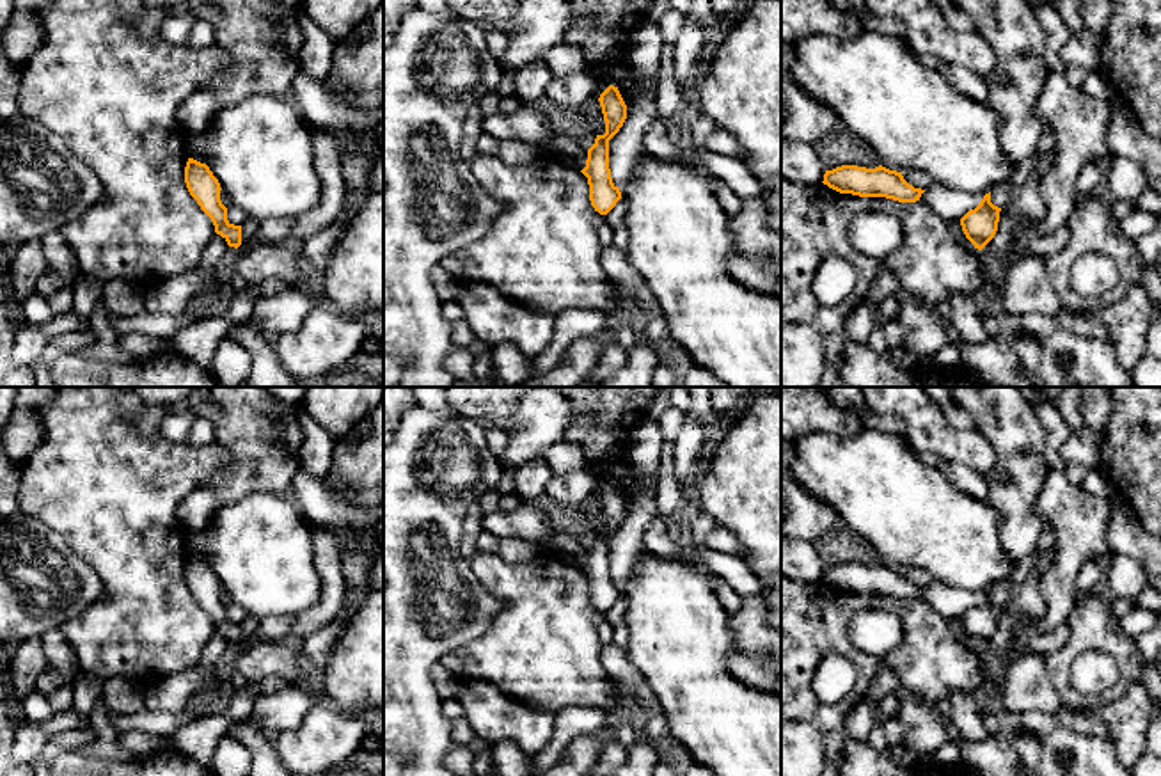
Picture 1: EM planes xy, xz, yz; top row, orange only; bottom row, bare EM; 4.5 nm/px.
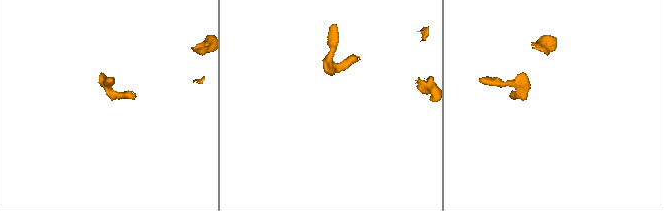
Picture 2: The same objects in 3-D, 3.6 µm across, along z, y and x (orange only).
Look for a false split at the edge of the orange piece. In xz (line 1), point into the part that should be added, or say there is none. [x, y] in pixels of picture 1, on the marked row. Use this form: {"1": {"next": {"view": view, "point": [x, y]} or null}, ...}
{"1": {"next": null}}

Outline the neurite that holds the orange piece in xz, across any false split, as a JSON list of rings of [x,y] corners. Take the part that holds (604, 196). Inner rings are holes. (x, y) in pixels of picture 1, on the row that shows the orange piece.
[[[609,85],[598,101],[605,121],[605,133],[596,135],[595,144],[588,149],[586,167],[580,172],[588,178],[591,206],[600,215],[607,215],[621,199],[621,192],[611,178],[609,140],[623,126],[627,105],[614,85]]]

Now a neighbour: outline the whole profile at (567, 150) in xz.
[[[556,133],[554,142],[549,147],[549,154],[572,169],[582,170],[588,160],[588,147],[572,135]]]

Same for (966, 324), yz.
[[[953,293],[948,297],[952,318],[948,321],[953,341],[960,346],[987,343],[983,327],[983,297],[978,293]]]

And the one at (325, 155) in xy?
[[[309,124],[312,135],[312,165],[321,181],[320,202],[295,218],[288,243],[304,242],[334,224],[344,208],[344,178],[336,137],[330,130]]]

